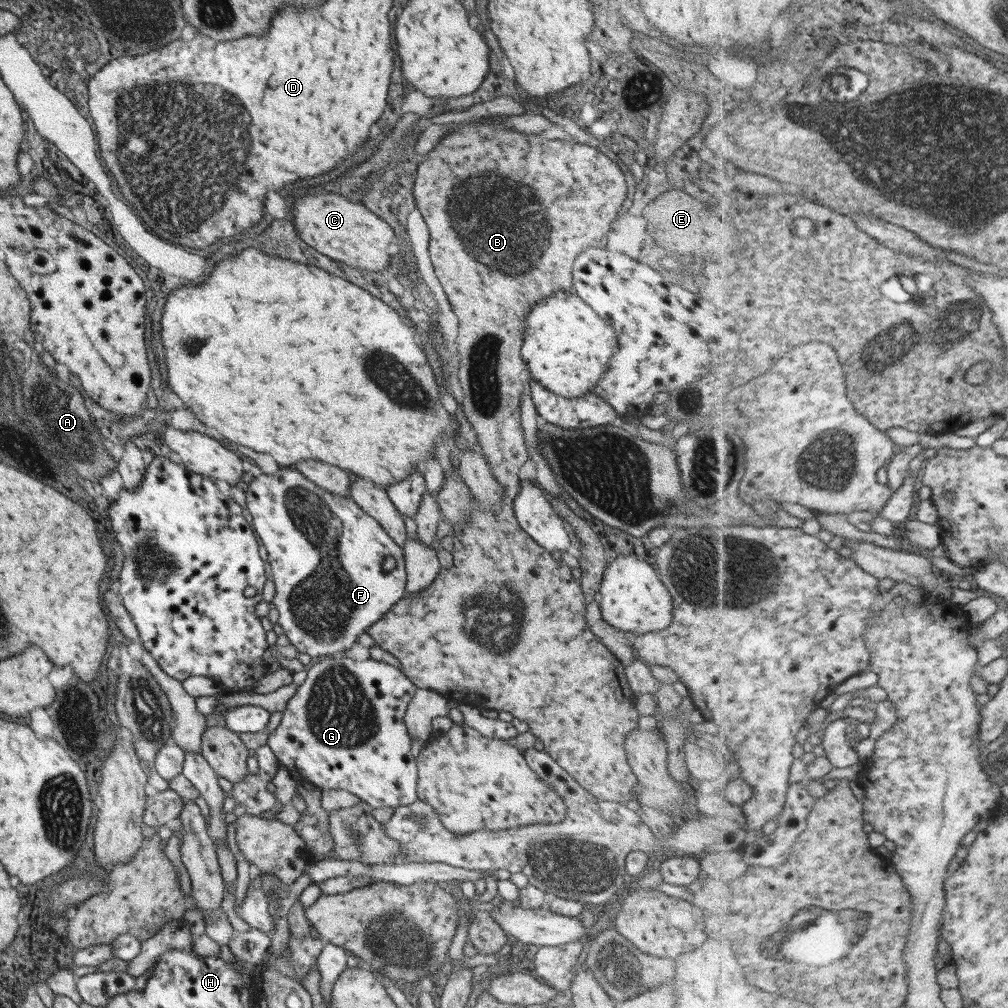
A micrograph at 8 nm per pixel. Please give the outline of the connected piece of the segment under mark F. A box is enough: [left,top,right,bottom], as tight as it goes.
[245,467,406,660]

